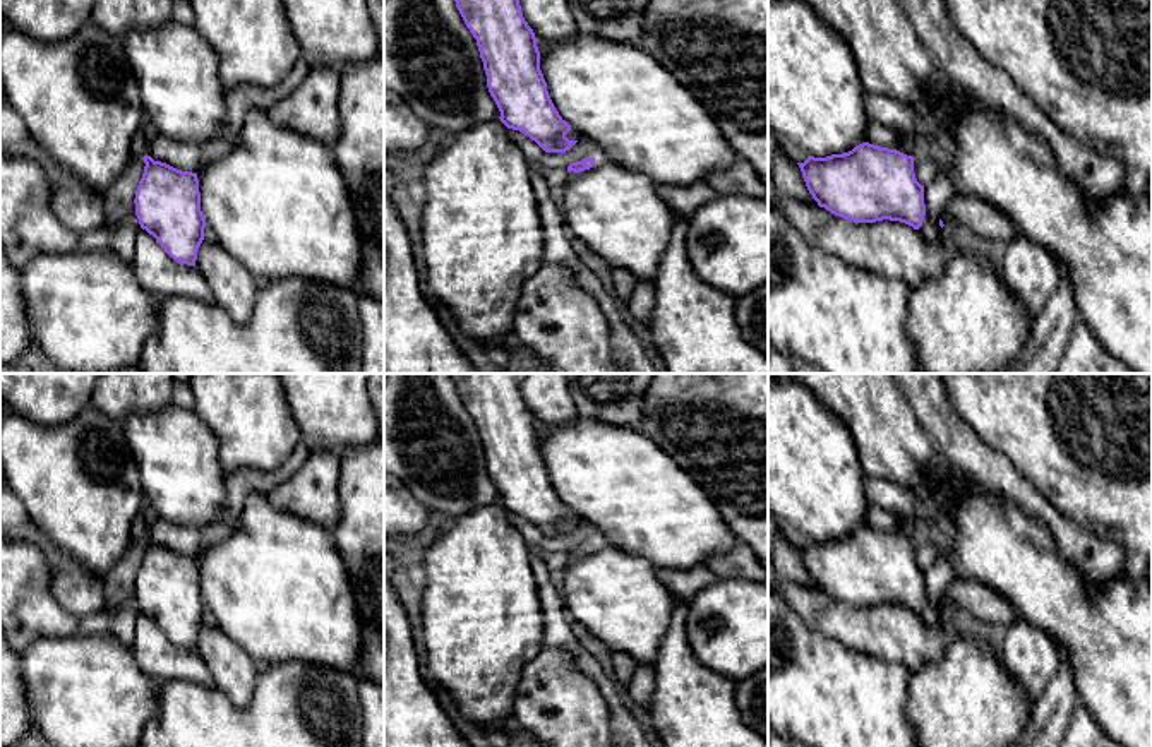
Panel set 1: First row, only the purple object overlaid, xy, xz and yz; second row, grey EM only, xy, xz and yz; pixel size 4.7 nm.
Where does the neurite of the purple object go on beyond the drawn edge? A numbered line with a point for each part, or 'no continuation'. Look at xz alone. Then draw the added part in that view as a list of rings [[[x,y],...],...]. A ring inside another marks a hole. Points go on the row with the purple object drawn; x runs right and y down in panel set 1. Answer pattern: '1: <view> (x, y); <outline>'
no continuation

